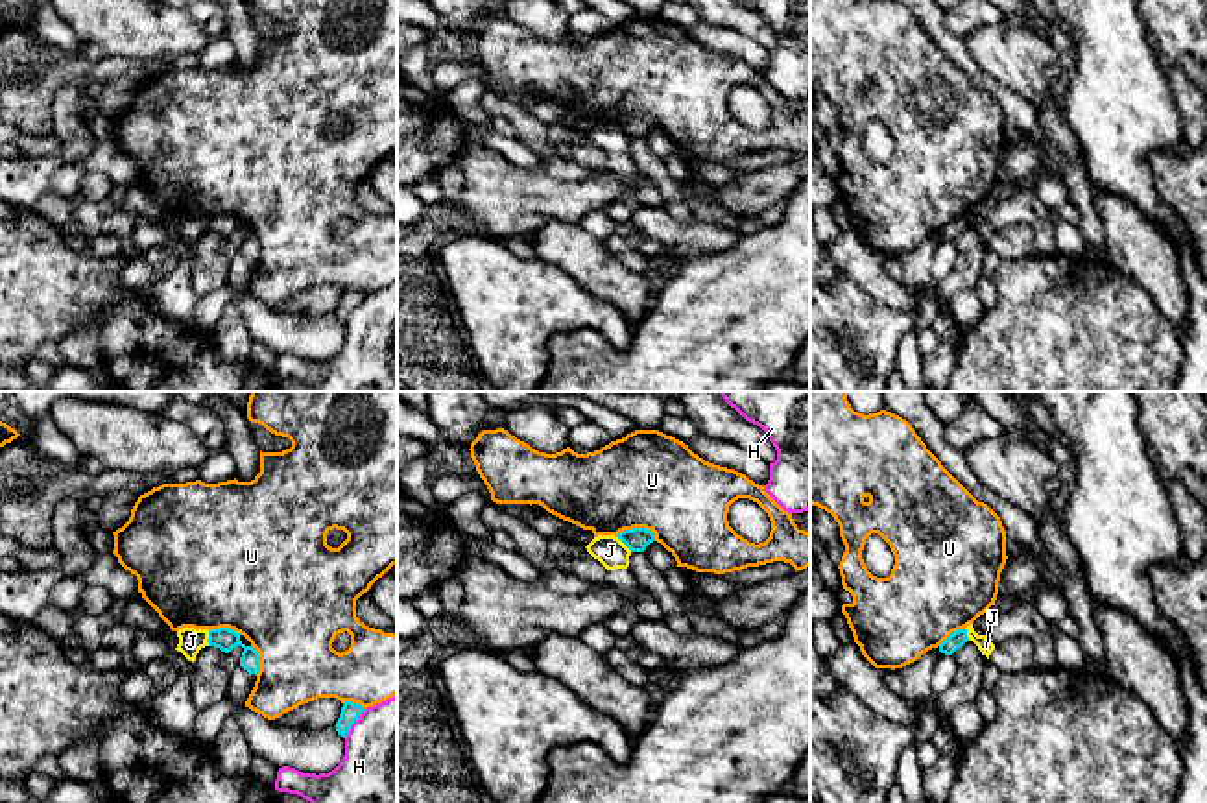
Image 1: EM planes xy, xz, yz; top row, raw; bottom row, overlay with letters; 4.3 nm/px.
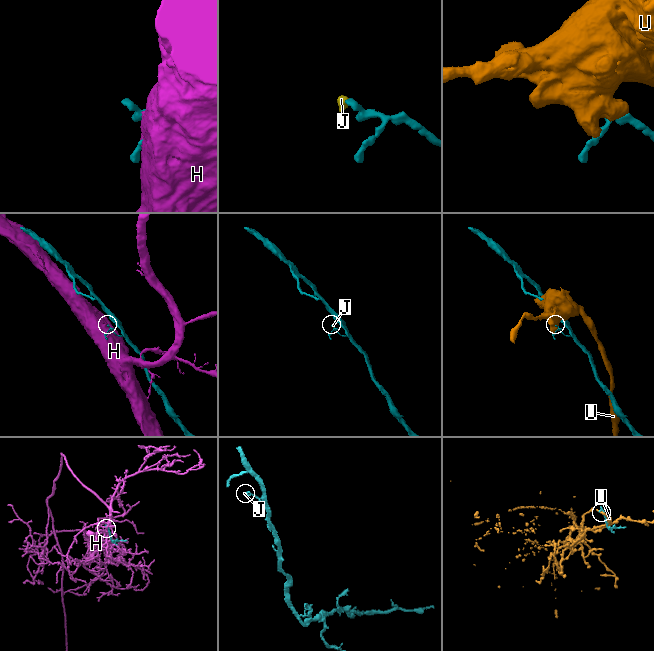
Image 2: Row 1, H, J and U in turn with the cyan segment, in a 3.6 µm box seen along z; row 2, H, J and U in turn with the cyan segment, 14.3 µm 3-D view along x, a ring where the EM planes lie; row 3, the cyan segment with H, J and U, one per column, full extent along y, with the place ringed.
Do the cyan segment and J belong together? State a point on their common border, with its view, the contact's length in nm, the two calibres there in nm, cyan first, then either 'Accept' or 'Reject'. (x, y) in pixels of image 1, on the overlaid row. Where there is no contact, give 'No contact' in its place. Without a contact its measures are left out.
Touches cyan at xy (209, 639). Shared border 60 nm. Thickness 100 nm (cyan) against 110 nm. Reject

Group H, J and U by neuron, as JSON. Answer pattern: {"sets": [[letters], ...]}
{"sets": [["H"], ["J"], ["U"]]}

